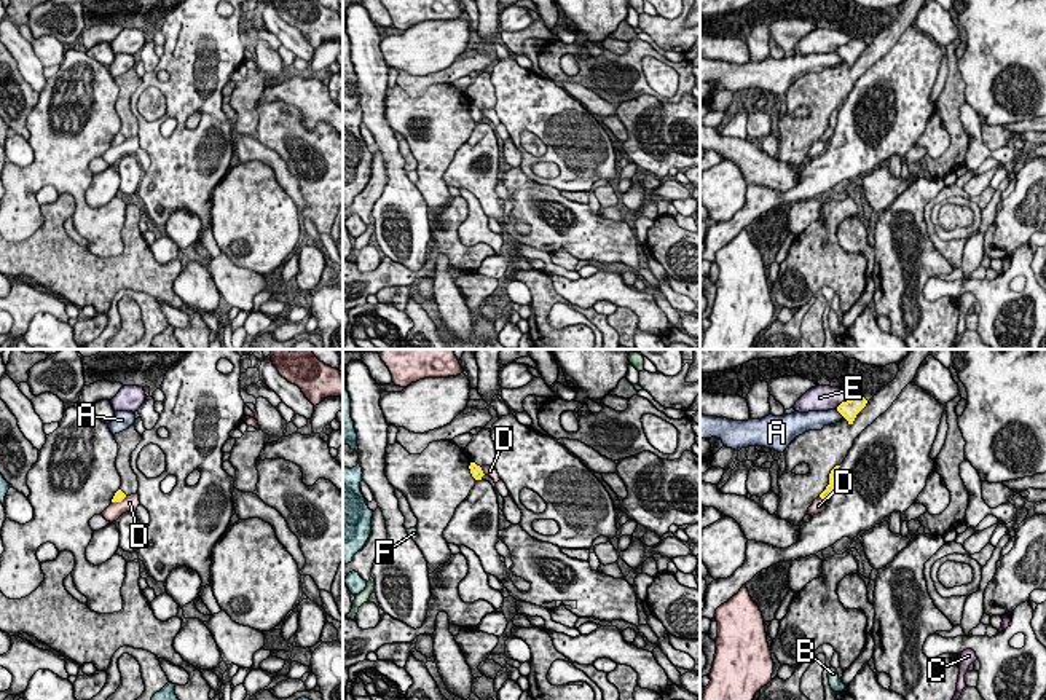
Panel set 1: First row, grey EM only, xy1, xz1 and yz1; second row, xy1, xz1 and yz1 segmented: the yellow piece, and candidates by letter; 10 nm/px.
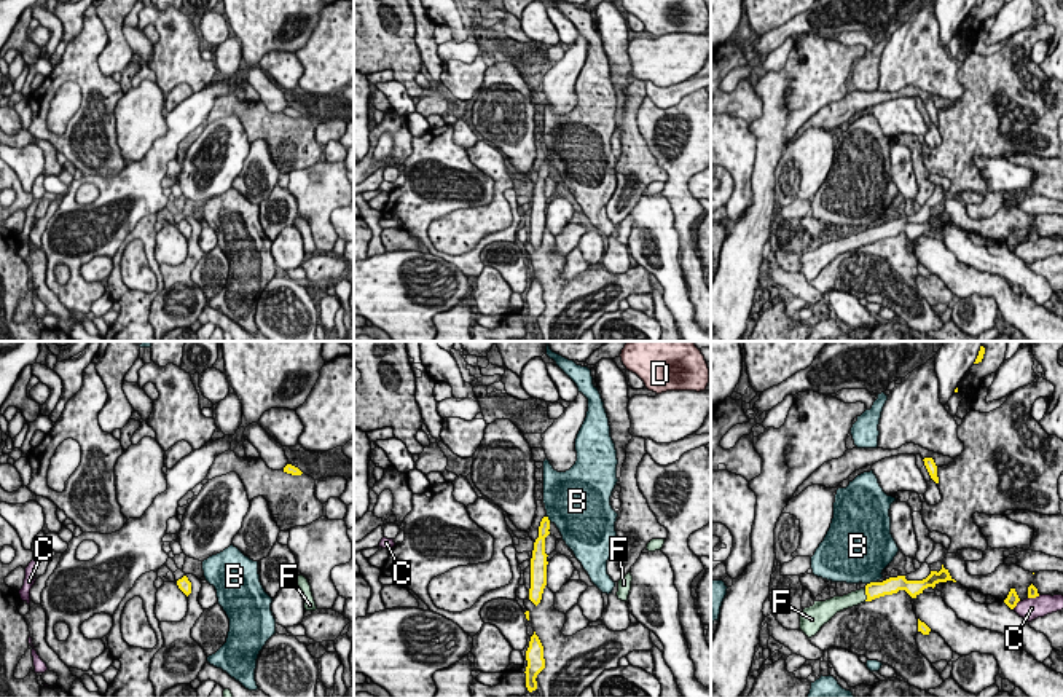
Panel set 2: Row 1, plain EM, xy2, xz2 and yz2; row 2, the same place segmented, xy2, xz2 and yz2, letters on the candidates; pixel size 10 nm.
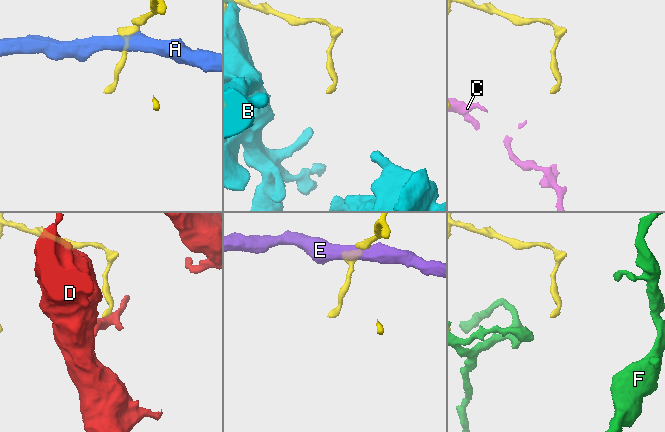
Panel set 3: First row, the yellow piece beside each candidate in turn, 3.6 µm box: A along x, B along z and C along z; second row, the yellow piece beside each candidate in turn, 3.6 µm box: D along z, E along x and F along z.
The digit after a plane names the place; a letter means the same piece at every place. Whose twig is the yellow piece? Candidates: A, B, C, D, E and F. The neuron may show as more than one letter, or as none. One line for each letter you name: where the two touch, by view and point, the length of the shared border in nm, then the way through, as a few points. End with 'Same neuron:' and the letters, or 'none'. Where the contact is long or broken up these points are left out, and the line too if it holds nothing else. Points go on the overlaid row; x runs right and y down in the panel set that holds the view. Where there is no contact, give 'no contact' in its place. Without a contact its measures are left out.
F: yz2 (866, 594) | 130 nm | across yz2 (874, 590), (866, 594), (858, 597)
Same neuron: F

